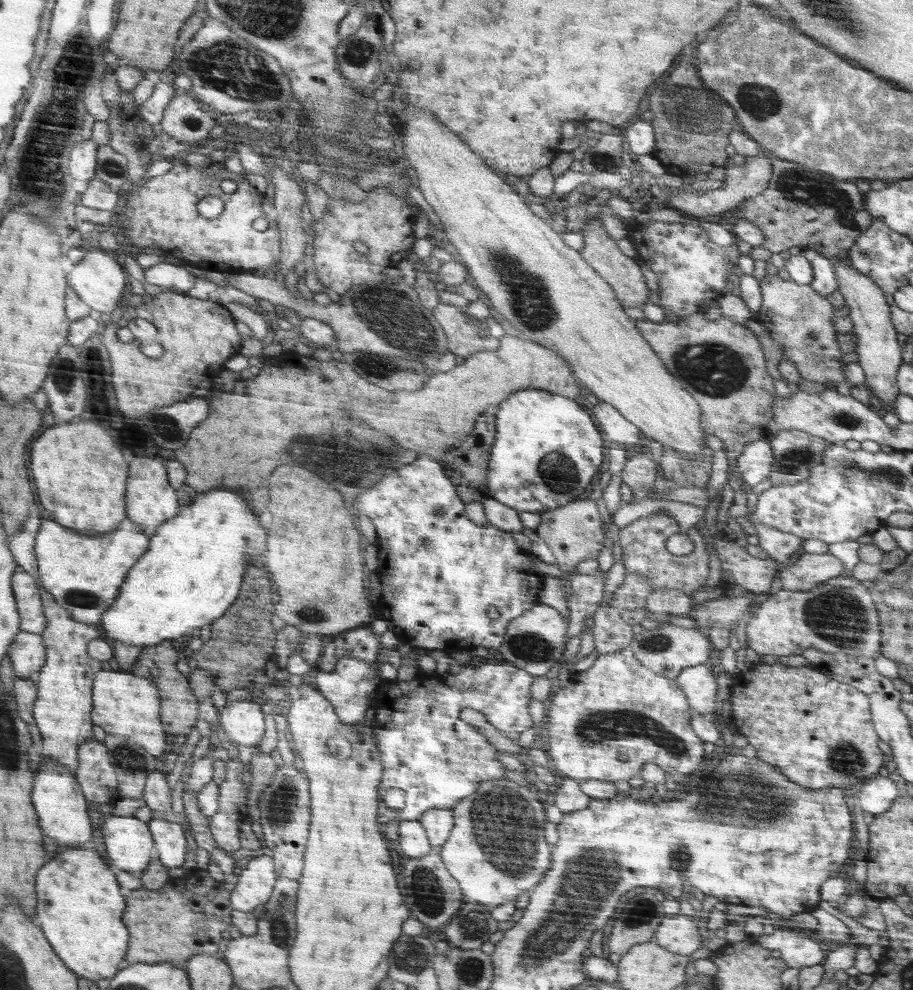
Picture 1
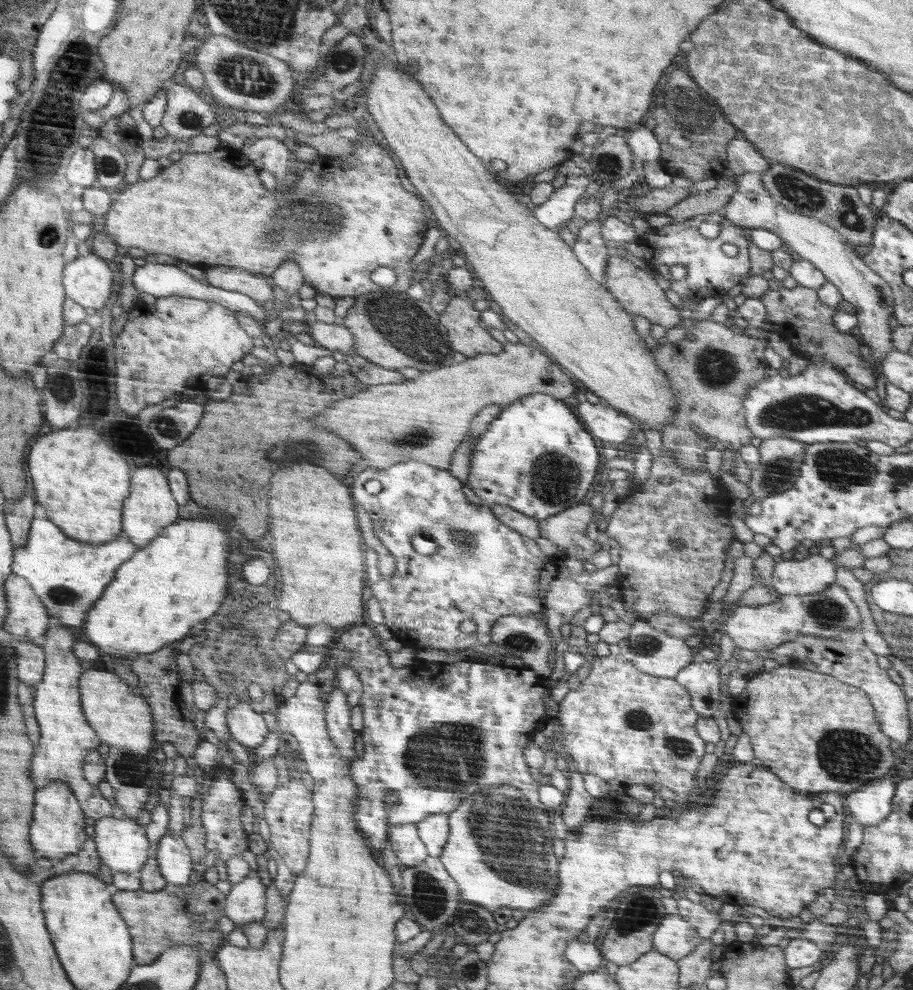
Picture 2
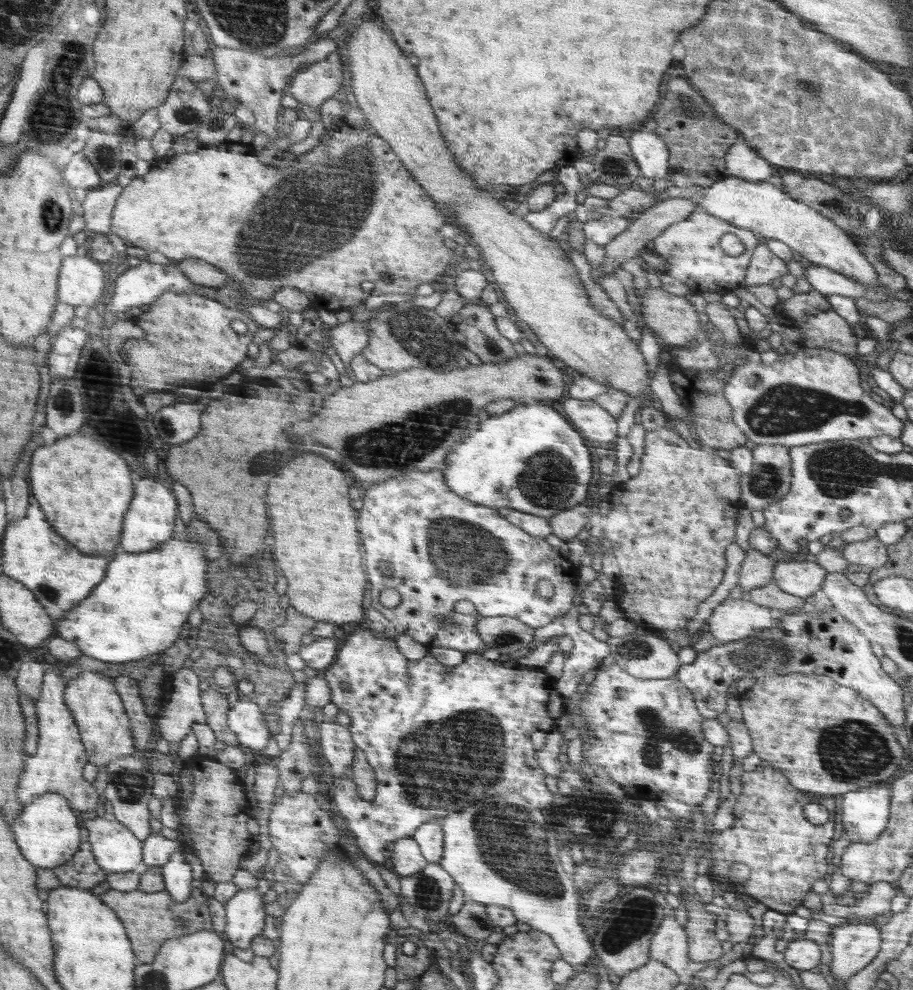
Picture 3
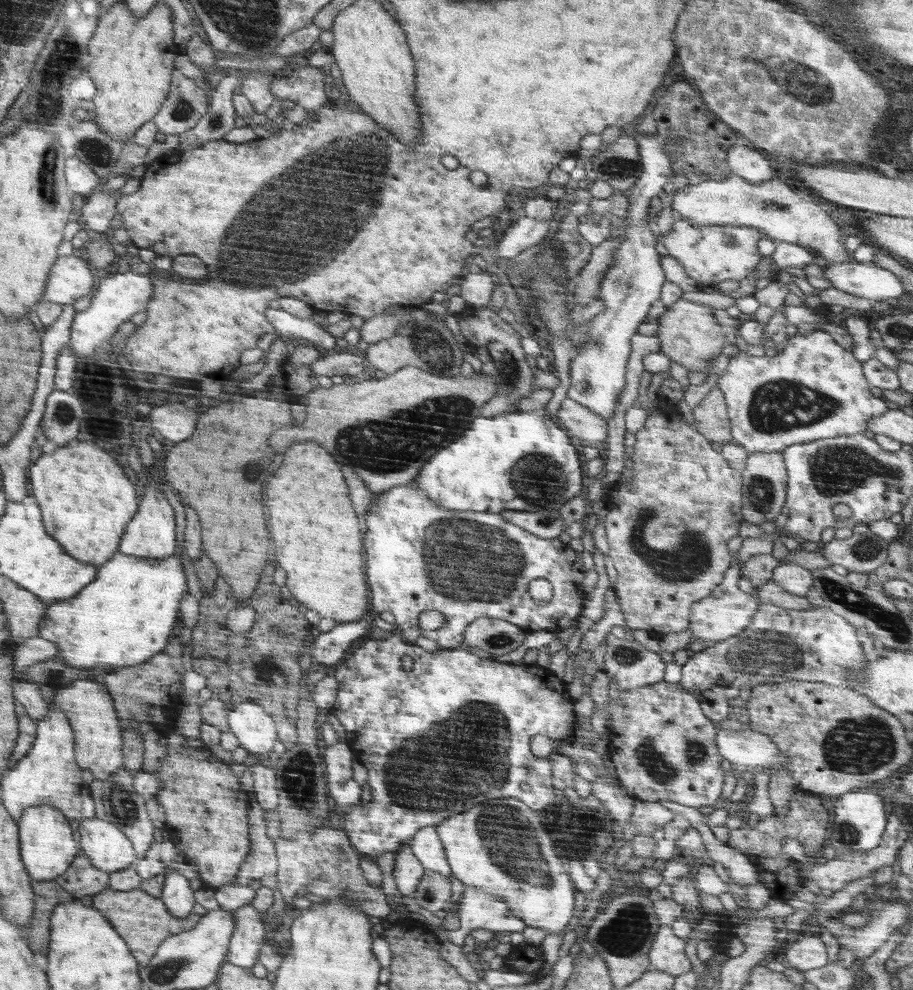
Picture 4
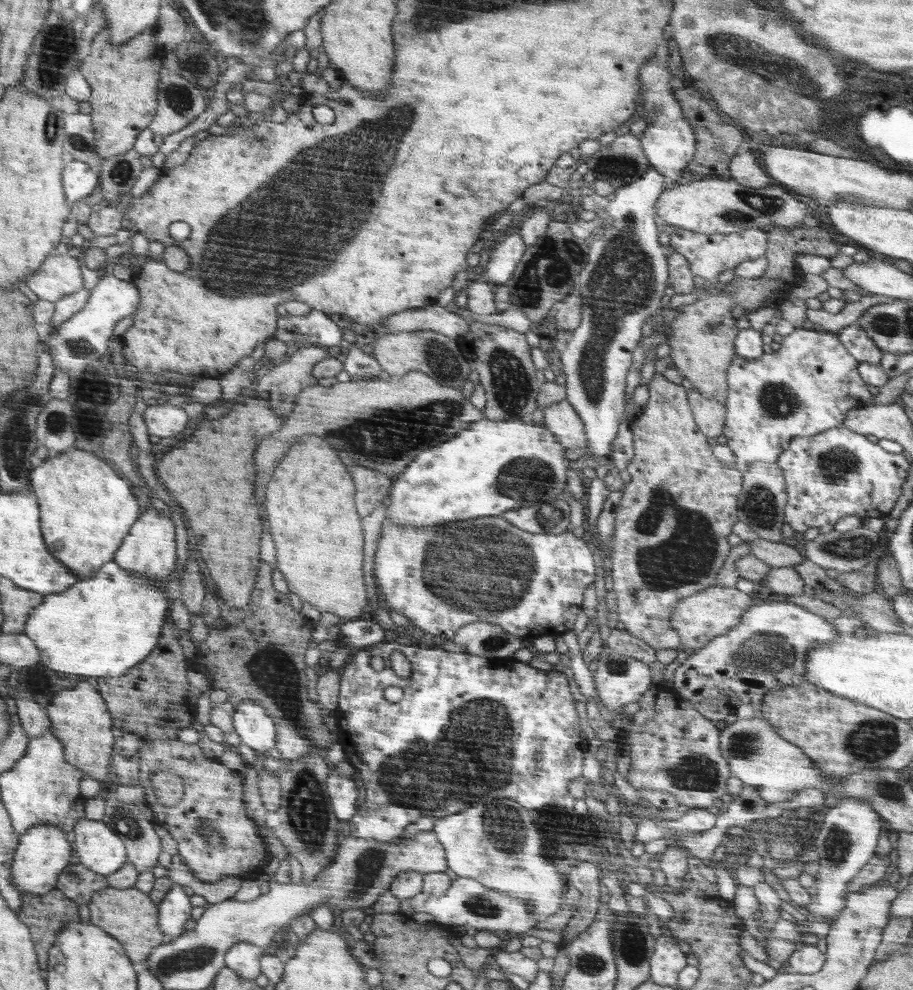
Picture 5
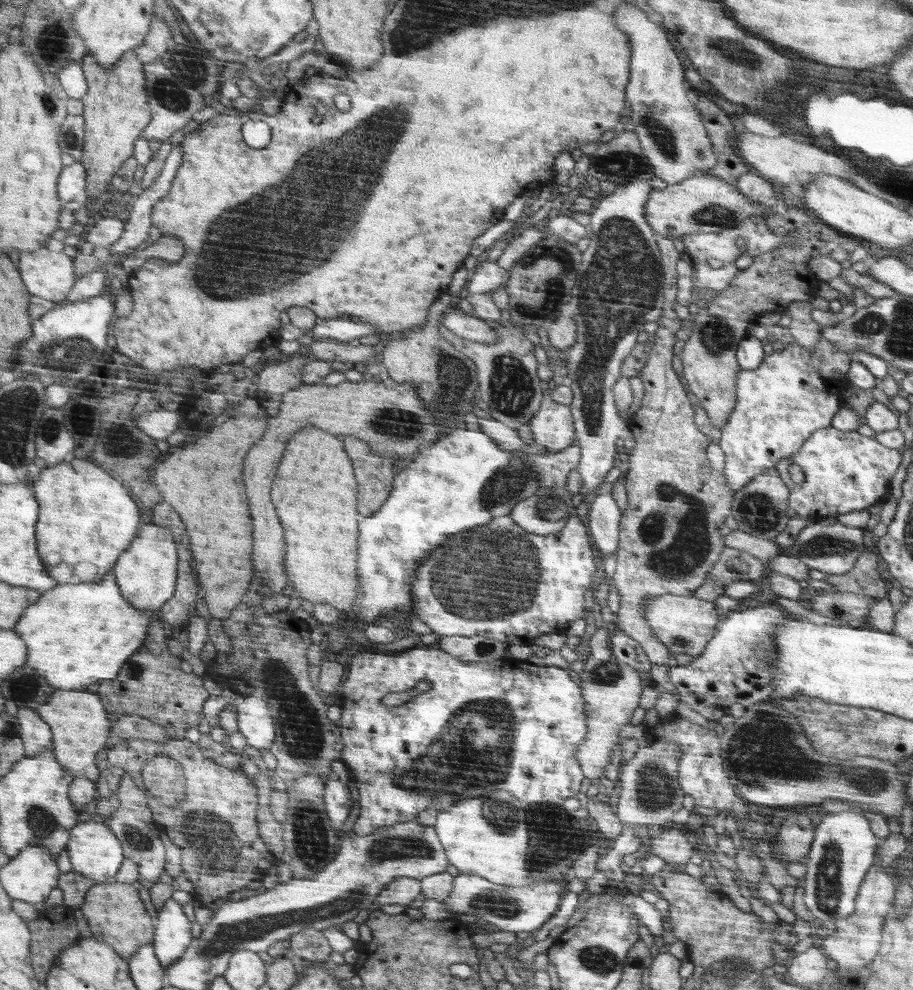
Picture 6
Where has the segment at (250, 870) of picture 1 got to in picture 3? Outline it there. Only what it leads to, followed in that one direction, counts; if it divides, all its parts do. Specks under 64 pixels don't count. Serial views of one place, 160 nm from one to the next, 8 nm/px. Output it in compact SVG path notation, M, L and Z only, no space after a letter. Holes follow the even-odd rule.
M240 889L230 900L225 902L226 938L230 940L229 947L249 948L252 940L258 937L264 928L264 904L260 900L258 889Z

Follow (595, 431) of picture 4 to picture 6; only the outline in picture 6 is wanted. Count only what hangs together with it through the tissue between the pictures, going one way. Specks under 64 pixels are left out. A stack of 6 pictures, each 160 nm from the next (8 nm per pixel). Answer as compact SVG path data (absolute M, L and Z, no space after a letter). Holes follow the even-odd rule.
M548 395L542 399L538 412L529 420L535 442L546 448L548 453L564 450L575 441L575 428L571 408L554 402Z

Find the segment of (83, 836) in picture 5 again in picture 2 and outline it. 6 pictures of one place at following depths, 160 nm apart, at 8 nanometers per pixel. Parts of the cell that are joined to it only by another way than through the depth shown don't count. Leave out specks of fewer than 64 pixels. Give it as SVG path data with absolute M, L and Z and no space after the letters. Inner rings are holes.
M112 815L94 822L95 834L93 840L101 862L111 868L112 873L134 873L143 868L148 861L148 850L151 844L147 839L145 827L130 818L120 819Z

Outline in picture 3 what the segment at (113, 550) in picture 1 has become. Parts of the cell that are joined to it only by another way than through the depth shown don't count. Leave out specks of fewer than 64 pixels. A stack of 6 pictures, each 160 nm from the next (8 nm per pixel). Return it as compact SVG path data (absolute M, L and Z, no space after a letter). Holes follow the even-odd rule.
M34 502L24 522L16 520L9 525L3 553L5 574L22 581L30 590L35 591L39 601L58 622L91 596L95 586L99 585L100 580L107 574L109 562L115 558L118 550L103 555L84 554L54 530L40 502Z

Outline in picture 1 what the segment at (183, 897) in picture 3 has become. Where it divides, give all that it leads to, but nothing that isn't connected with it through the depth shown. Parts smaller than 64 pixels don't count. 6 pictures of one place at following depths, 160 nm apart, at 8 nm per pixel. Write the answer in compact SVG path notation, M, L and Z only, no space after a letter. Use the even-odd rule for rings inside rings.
M154 815L149 821L152 835L155 836L155 847L158 859L168 870L184 864L186 856L186 834L180 825Z

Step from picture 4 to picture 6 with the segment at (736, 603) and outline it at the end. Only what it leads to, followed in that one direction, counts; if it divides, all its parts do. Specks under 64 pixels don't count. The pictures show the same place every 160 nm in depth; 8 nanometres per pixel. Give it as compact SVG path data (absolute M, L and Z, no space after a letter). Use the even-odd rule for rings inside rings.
M664 594L653 596L643 602L645 617L657 637L669 648L669 653L674 657L677 654L689 654L694 658L699 657L707 648L718 629L716 605L709 600L700 600L696 595L676 596Z

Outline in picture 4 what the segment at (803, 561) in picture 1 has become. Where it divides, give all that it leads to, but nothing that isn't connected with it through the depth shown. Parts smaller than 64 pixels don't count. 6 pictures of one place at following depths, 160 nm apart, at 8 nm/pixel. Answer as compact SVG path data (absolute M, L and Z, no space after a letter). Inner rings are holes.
M782 563L774 570L771 578L786 592L796 596L805 596L806 592L814 586L814 578L811 570L798 566L796 563Z

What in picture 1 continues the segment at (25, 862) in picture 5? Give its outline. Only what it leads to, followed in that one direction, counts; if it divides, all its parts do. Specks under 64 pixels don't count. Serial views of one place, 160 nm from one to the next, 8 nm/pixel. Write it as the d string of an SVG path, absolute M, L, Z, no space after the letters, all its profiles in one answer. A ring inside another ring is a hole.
M42 762L38 780L36 780L36 808L44 822L44 836L52 838L58 846L66 849L82 847L88 843L92 830L86 812L86 800L79 778L60 762Z

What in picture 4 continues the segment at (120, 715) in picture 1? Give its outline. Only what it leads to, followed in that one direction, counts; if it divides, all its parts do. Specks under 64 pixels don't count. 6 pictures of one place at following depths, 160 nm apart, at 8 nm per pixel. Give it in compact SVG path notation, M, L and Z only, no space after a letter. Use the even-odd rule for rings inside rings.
M84 679L57 692L58 696L55 696L52 702L54 708L64 710L64 714L68 716L68 720L74 727L77 739L76 760L80 767L88 770L96 780L104 780L110 774L116 773L124 763L122 738L118 732L120 730L118 716L108 692L103 684Z

